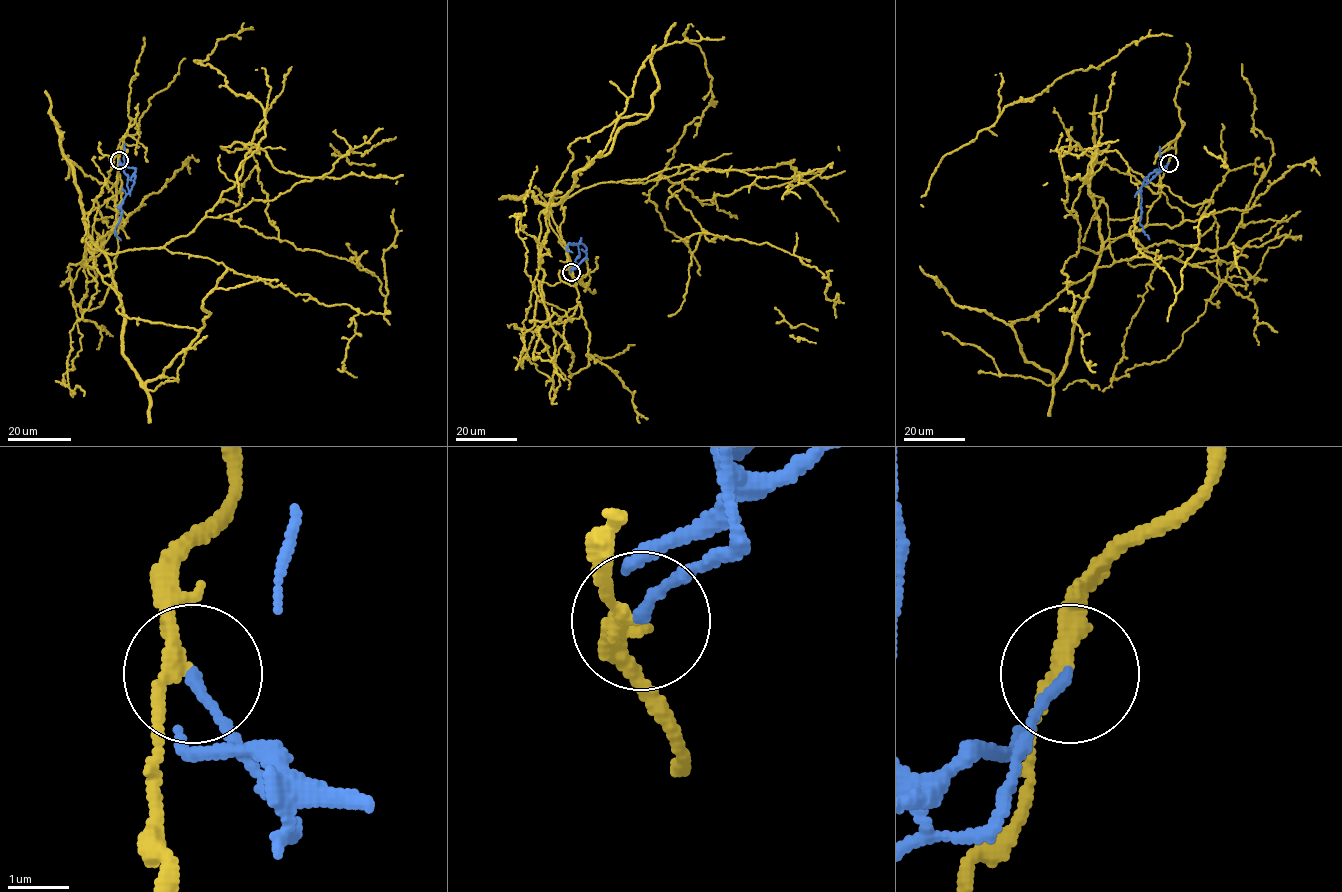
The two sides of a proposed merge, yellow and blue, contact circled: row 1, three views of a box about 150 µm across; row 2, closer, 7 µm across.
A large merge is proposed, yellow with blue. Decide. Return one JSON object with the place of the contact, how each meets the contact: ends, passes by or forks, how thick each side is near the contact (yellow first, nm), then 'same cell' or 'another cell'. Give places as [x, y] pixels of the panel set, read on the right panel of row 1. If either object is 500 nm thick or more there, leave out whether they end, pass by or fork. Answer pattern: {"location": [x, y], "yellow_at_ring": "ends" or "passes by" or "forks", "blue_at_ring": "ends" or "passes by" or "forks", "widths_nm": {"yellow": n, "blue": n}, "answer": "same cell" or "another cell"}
{"location": [1169, 163], "yellow_at_ring": "passes by", "blue_at_ring": "ends", "widths_nm": {"yellow": 240, "blue": 160}, "answer": "another cell"}

